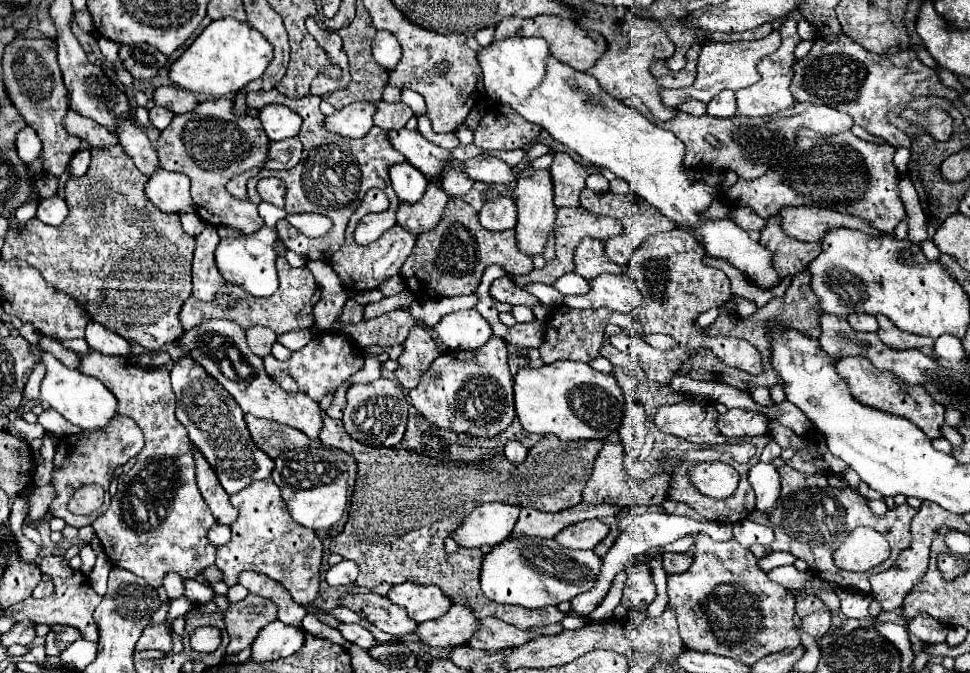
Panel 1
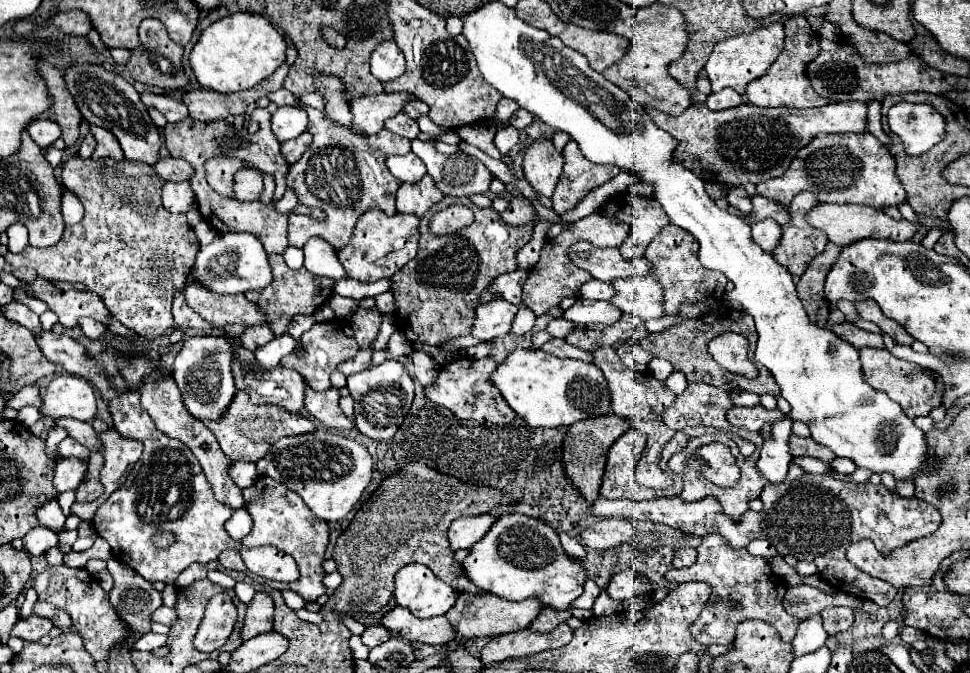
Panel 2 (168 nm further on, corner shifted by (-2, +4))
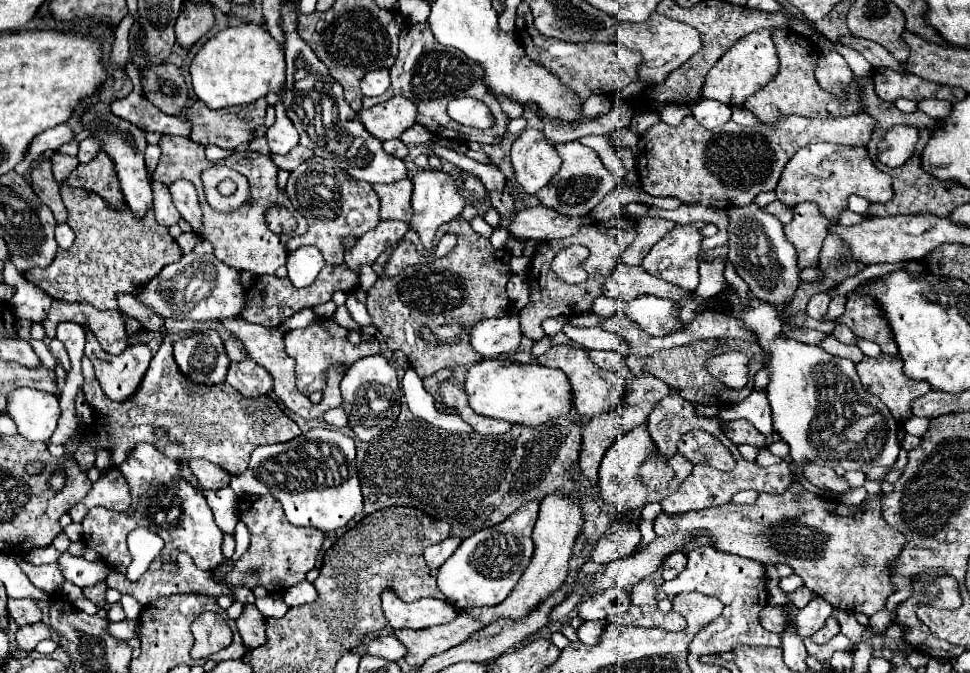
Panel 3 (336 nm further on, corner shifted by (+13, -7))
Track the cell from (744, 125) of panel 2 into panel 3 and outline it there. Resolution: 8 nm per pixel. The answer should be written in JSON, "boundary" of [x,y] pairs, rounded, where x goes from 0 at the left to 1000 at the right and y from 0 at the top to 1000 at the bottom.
{"boundary":[[[892,166],[855,178],[805,172],[799,184],[780,181],[778,187],[764,187],[752,178],[739,193],[727,193],[714,172],[708,172],[698,187],[679,178],[659,205],[657,259],[663,282],[671,291],[696,291],[706,303],[719,300],[737,309],[770,306],[782,285],[799,282],[805,253],[822,220],[838,211],[894,217],[900,187],[900,175]]]}

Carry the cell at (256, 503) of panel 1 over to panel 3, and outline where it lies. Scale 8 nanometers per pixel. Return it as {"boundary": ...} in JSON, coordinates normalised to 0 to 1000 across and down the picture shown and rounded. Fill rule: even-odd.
{"boundary":[[[251,737],[246,743],[246,770],[253,776],[259,793],[259,808],[255,820],[244,832],[240,850],[228,853],[220,850],[220,859],[230,871],[253,871],[253,874],[265,874],[271,871],[275,880],[292,883],[300,871],[314,862],[314,853],[325,841],[325,829],[331,817],[335,793],[331,788],[323,785],[306,785],[302,782],[292,758],[290,749],[281,737]],[[267,847],[267,853],[255,856],[255,850]]]}

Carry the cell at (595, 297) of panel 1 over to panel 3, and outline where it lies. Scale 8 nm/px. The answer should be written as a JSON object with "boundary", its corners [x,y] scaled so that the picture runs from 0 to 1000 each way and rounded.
{"boundary":[[[661,437],[642,452],[642,464],[651,478],[655,478],[663,493],[671,499],[686,499],[704,484],[698,484],[700,455],[688,443]]]}

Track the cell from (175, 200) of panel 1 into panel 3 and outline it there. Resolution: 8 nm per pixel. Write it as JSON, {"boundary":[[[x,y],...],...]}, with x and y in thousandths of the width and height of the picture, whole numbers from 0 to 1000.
{"boundary":[[[156,270],[158,279],[158,306],[160,306],[160,327],[168,336],[178,336],[187,327],[187,318],[178,306],[174,294],[174,282],[166,270]]]}

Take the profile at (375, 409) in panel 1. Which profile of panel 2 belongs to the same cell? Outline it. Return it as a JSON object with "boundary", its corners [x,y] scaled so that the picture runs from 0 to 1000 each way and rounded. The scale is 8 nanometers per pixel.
{"boundary":[[[398,533],[394,542],[361,557],[357,575],[365,593],[365,632],[369,640],[388,655],[400,655],[406,649],[427,593],[427,569],[416,542],[408,533]]]}

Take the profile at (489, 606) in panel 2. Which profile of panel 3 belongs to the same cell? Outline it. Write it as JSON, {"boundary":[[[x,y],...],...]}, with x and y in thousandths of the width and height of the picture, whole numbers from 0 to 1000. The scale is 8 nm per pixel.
{"boundary":[[[574,734],[564,737],[558,746],[554,779],[552,779],[552,788],[549,788],[549,805],[552,805],[549,832],[545,835],[539,859],[533,865],[533,871],[529,874],[525,889],[521,895],[512,897],[512,900],[481,903],[477,909],[481,909],[484,915],[488,915],[490,921],[494,921],[500,930],[508,927],[512,921],[539,921],[539,918],[543,918],[558,895],[562,895],[566,889],[566,883],[576,877],[576,871],[582,865],[585,850],[587,850],[589,817],[593,811],[599,779],[601,779],[601,764],[599,764],[599,755],[593,746],[587,746],[585,740],[578,740]]]}

